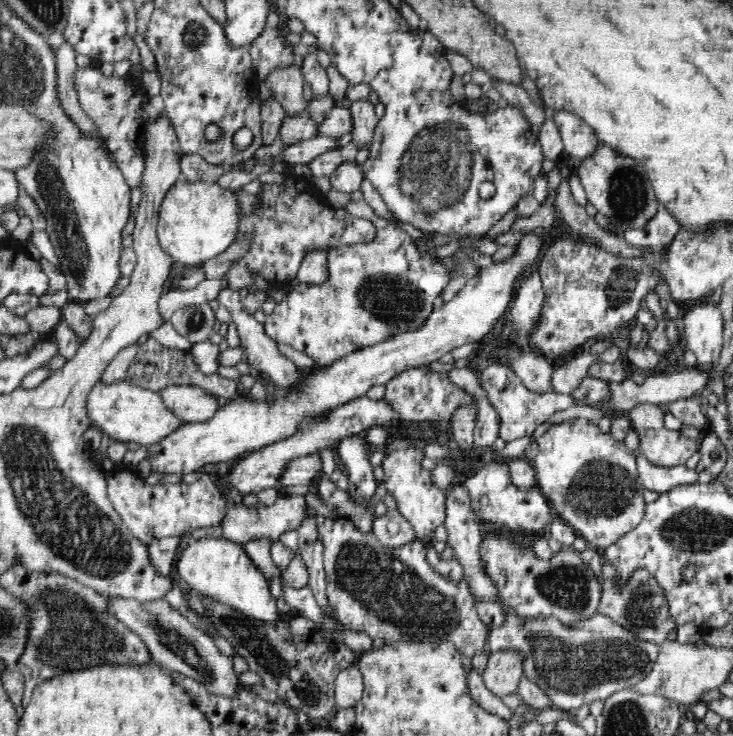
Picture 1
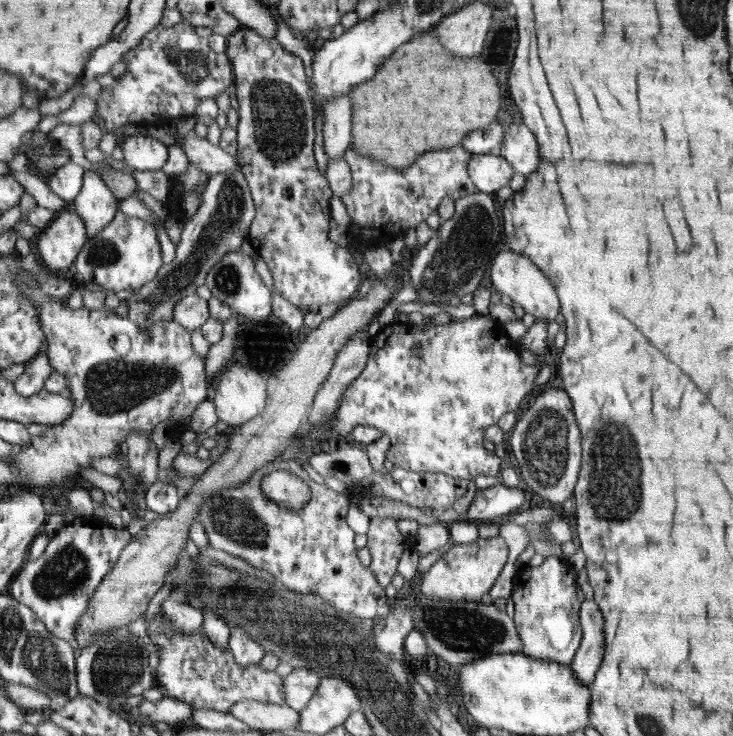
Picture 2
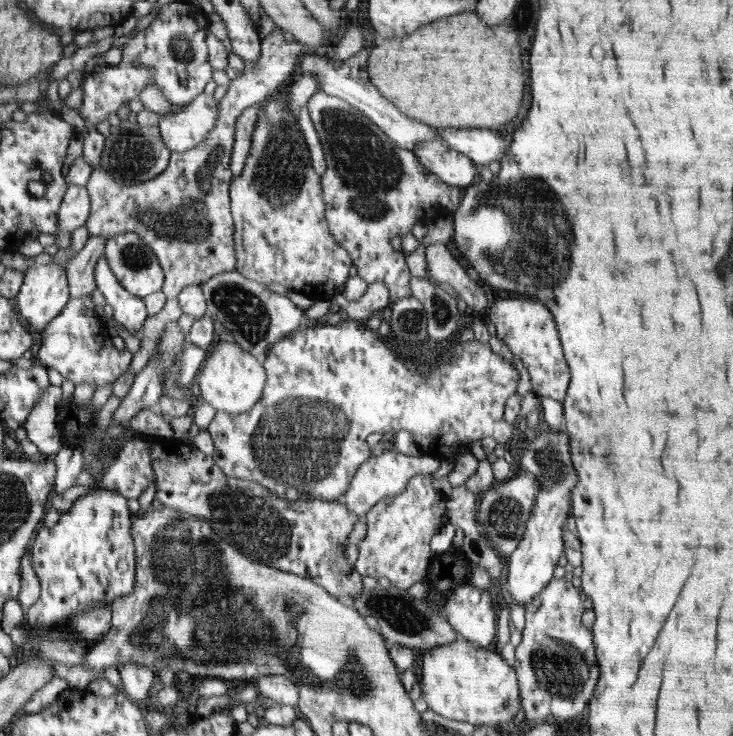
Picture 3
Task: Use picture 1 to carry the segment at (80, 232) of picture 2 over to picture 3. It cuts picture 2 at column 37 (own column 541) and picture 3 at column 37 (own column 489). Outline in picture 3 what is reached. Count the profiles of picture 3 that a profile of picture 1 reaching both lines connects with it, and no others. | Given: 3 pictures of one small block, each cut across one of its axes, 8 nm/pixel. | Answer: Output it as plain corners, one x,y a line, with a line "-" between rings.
49,263
25,270
22,286
14,300
20,307
20,314
27,320
28,326
32,326
36,332
42,332
59,316
62,308
66,308
70,296
71,288
67,270
59,264

